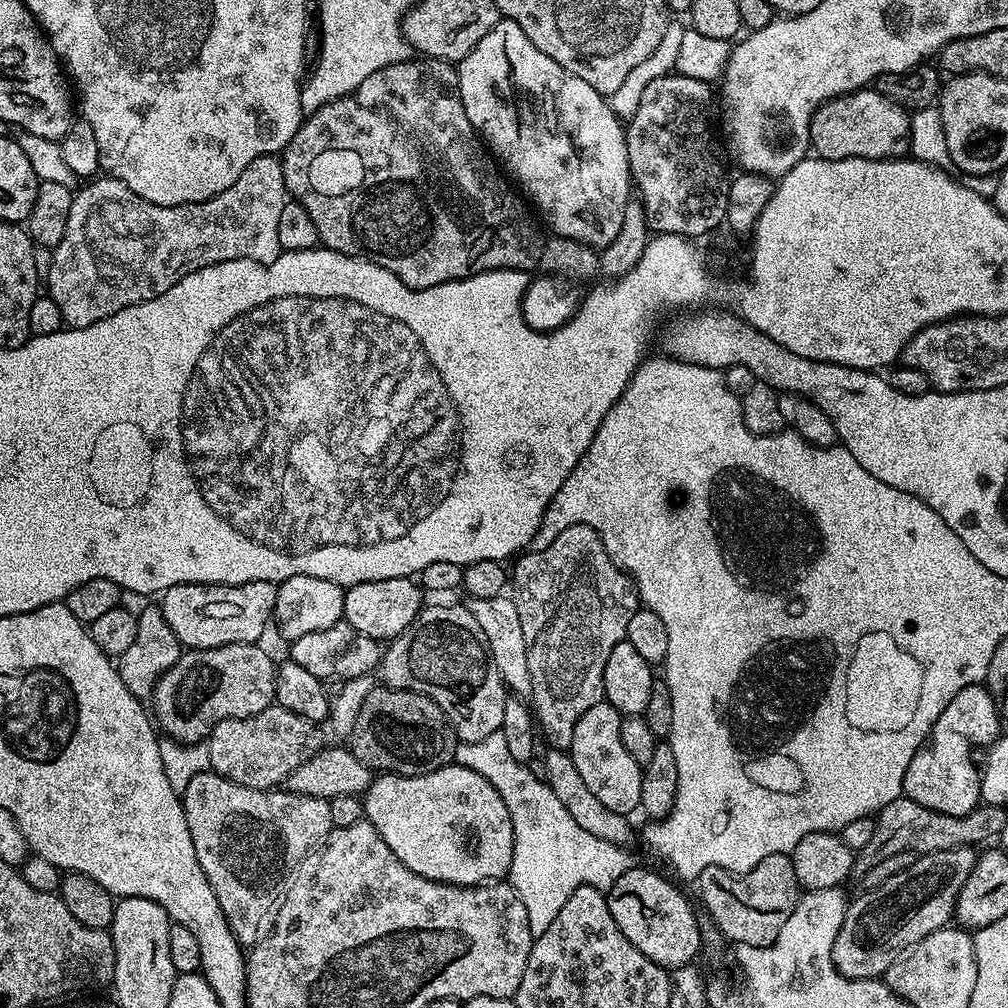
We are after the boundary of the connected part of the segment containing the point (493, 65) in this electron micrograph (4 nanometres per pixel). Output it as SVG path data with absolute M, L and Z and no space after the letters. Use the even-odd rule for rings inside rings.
M503 18L459 61L458 75L466 118L470 118L487 151L501 165L508 164L520 183L519 191L534 208L536 203L535 211L544 215L551 231L597 250L612 244L618 238L630 199L630 173L626 128L612 112L611 103L590 82L582 82L558 66L554 58L542 54L518 22Z

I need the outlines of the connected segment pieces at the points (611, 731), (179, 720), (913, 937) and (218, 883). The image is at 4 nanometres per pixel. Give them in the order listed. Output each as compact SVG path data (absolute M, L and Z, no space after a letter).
M606 702L590 706L573 728L570 755L582 782L586 784L590 794L594 794L594 798L598 798L602 806L606 806L606 810L632 814L640 806L642 765L634 762L634 758L626 754L626 746L622 746L621 719L620 711Z
M259 643L231 644L181 651L174 666L152 688L150 712L155 727L167 739L198 744L218 722L253 716L270 707L276 694L277 667L260 647Z
M975 847L920 854L917 855L912 867L894 874L894 878L890 878L885 887L861 891L861 896L856 901L853 899L848 909L844 911L844 921L834 938L832 961L838 971L851 980L881 977L903 952L922 938L926 938L926 934L949 927L956 910L960 887L966 882L972 867L976 865L977 855Z
M209 770L190 778L190 786L186 786L182 793L182 803L198 866L202 866L202 874L206 876L206 882L210 884L210 890L214 892L214 898L218 900L234 938L241 946L257 944L263 936L268 935L276 920L288 875L333 828L328 801L287 790L242 786Z

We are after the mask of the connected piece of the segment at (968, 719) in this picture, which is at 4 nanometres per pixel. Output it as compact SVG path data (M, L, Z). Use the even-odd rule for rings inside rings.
M983 683L971 684L958 694L954 694L951 702L944 707L942 714L930 726L930 731L924 745L910 758L910 764L906 766L904 774L903 795L909 796L918 806L926 806L930 810L938 810L942 814L970 814L981 803L980 799L980 768L972 761L972 748L983 749L1001 735L1002 718L996 713L994 700L990 698L988 689Z

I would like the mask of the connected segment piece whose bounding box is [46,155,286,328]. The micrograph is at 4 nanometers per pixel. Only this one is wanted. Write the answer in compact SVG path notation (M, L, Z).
M275 155L254 158L254 162L250 162L250 166L246 166L246 170L242 170L242 174L238 174L236 180L225 183L216 195L211 196L209 200L202 201L200 204L158 206L154 202L146 202L138 194L134 194L134 190L127 188L121 180L113 180L111 178L100 179L96 178L91 182L85 183L88 185L84 189L81 187L73 195L72 205L70 206L70 218L66 222L66 234L62 234L62 242L58 242L58 246L51 249L52 264L48 268L48 275L46 277L46 288L48 284L46 292L53 302L57 304L58 310L61 311L63 323L69 328L90 326L94 322L98 322L126 306L134 306L135 304L146 302L150 298L158 298L158 294L166 294L166 290L170 290L172 284L176 284L182 278L186 278L186 274L194 274L194 270L202 270L206 266L214 266L215 264L230 262L231 260L256 260L259 264L269 264L280 256L278 220L286 203L286 189L284 179L282 178L280 161Z

